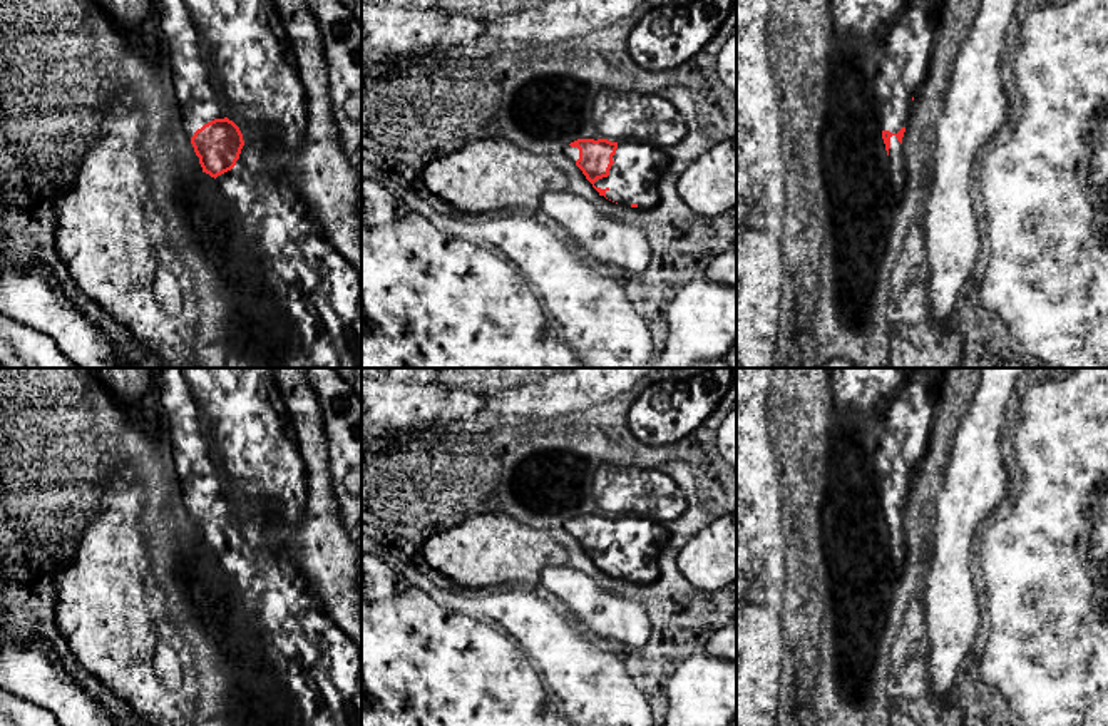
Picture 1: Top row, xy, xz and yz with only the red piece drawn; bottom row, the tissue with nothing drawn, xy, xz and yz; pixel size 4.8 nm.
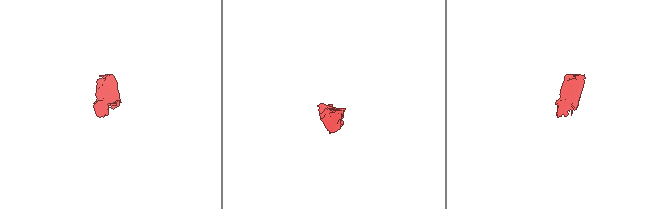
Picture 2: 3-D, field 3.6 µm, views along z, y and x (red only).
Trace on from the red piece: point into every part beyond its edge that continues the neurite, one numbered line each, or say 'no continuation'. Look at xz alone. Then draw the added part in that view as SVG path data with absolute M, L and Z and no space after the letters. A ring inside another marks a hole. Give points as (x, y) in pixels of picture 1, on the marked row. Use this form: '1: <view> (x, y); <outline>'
1: xz (633, 178); M636 141L618 142L613 161L609 176L598 179L594 186L604 189L606 197L618 204L653 207L659 199L658 184L668 164L663 149Z

